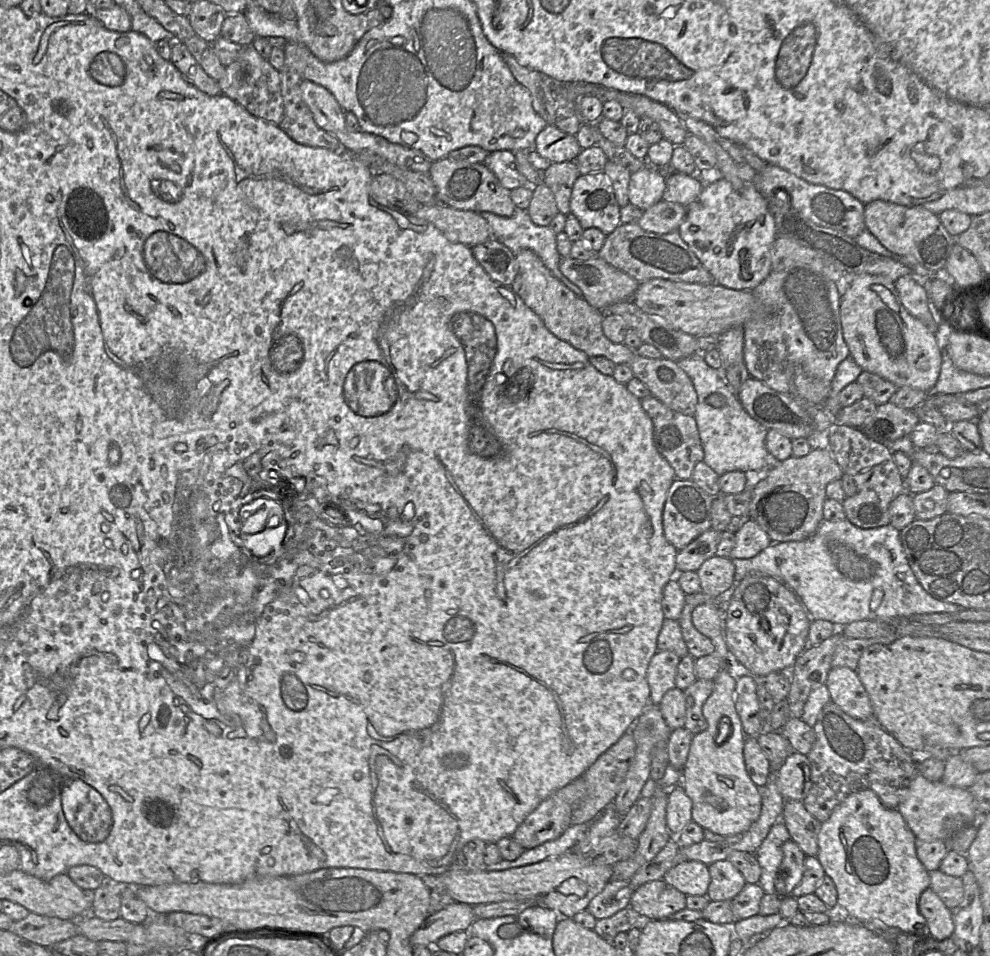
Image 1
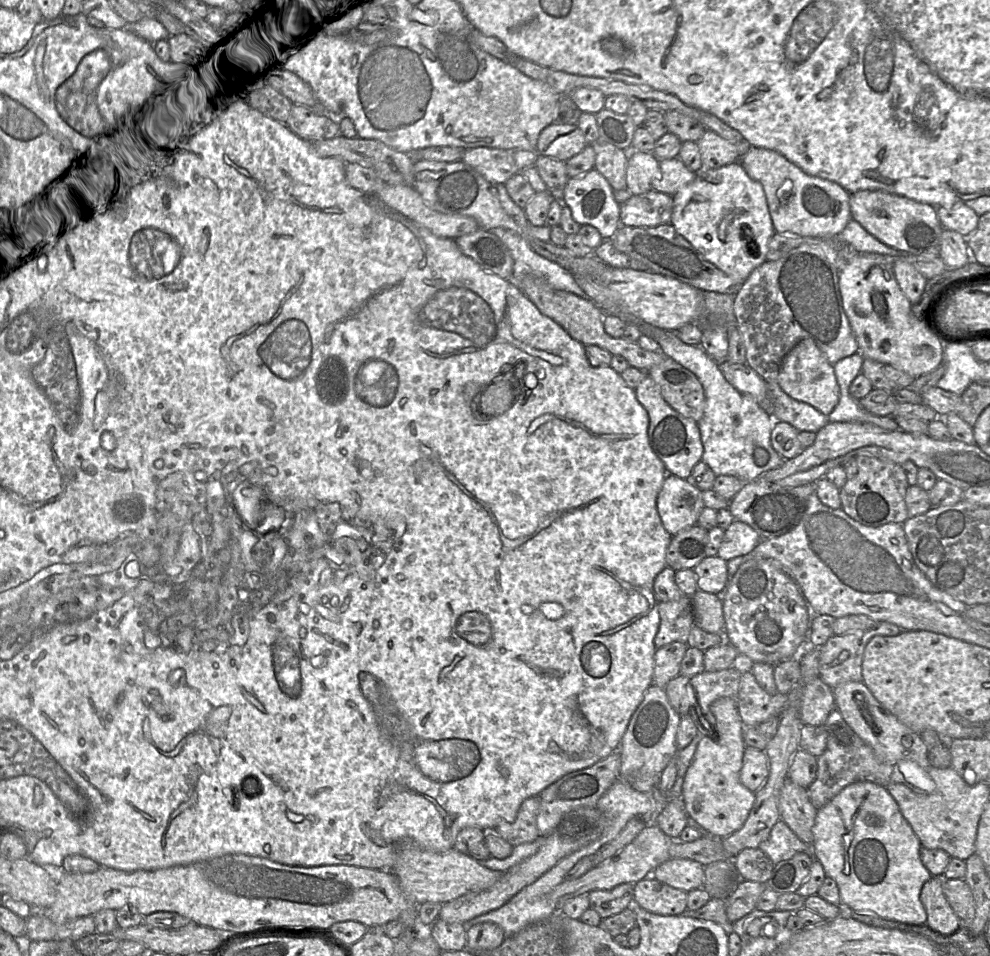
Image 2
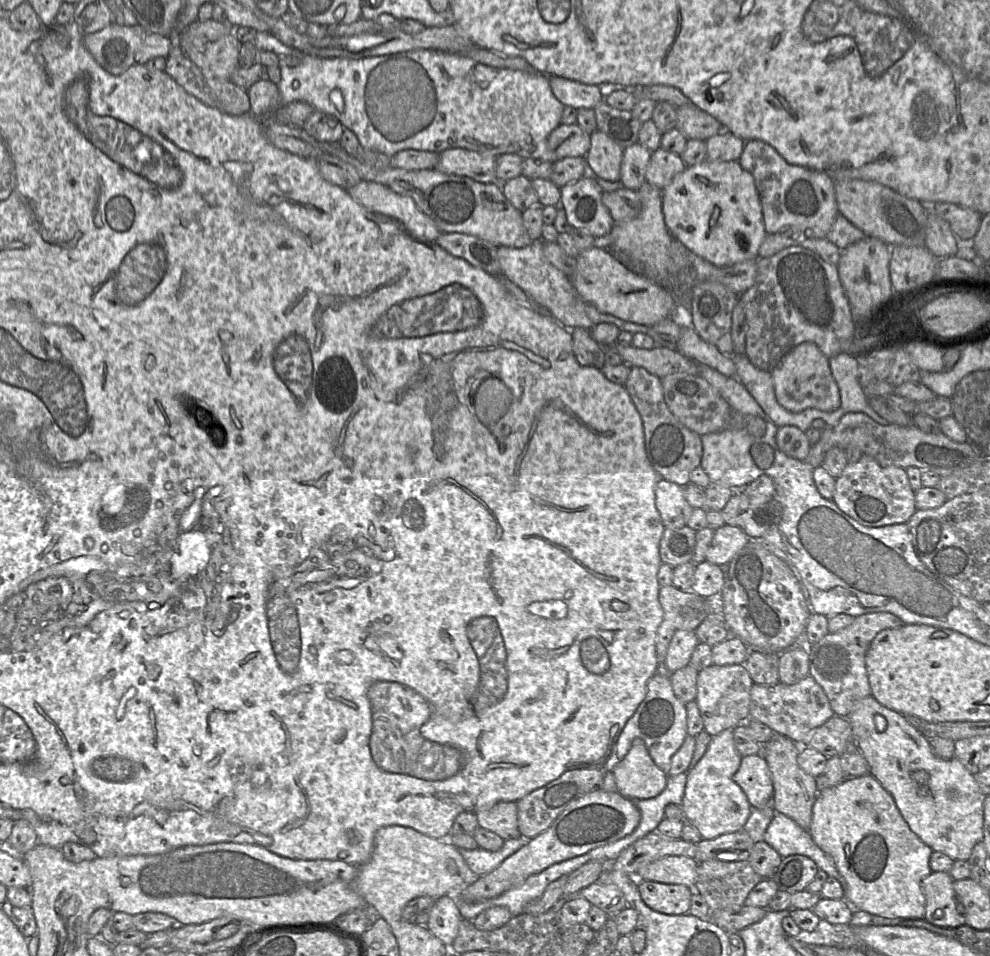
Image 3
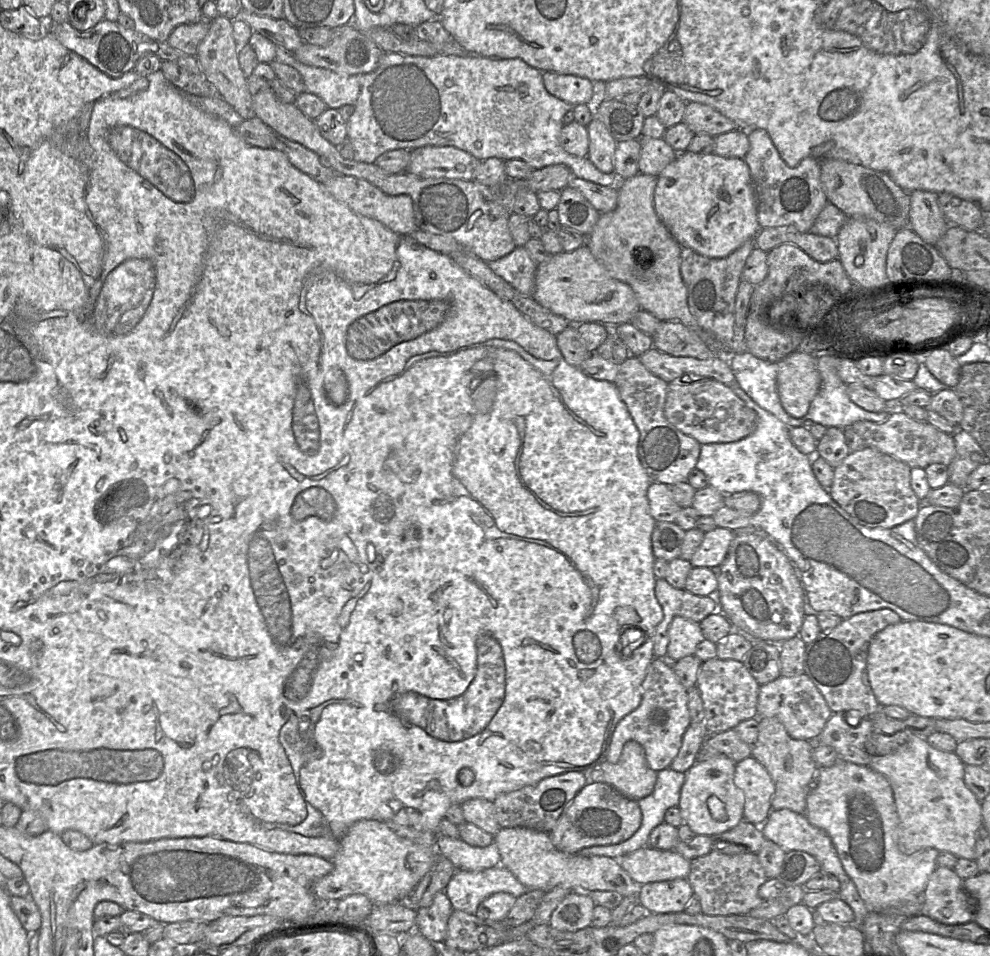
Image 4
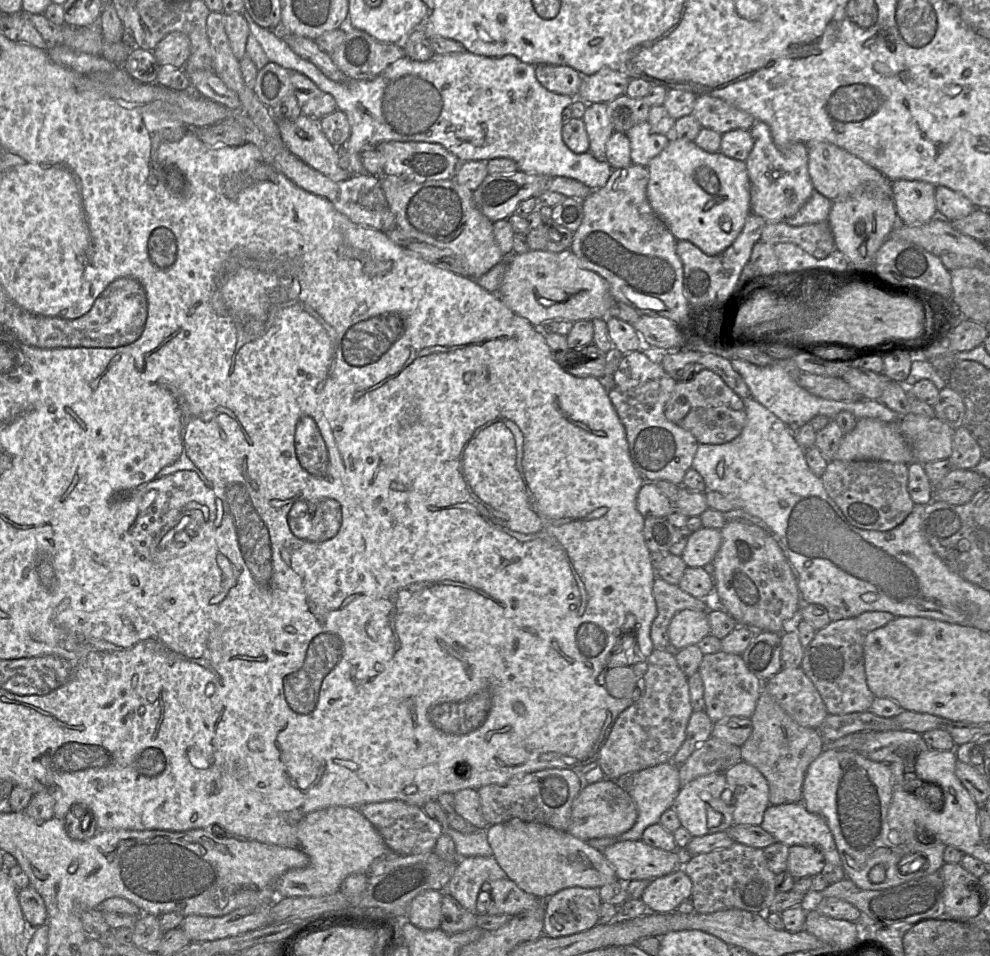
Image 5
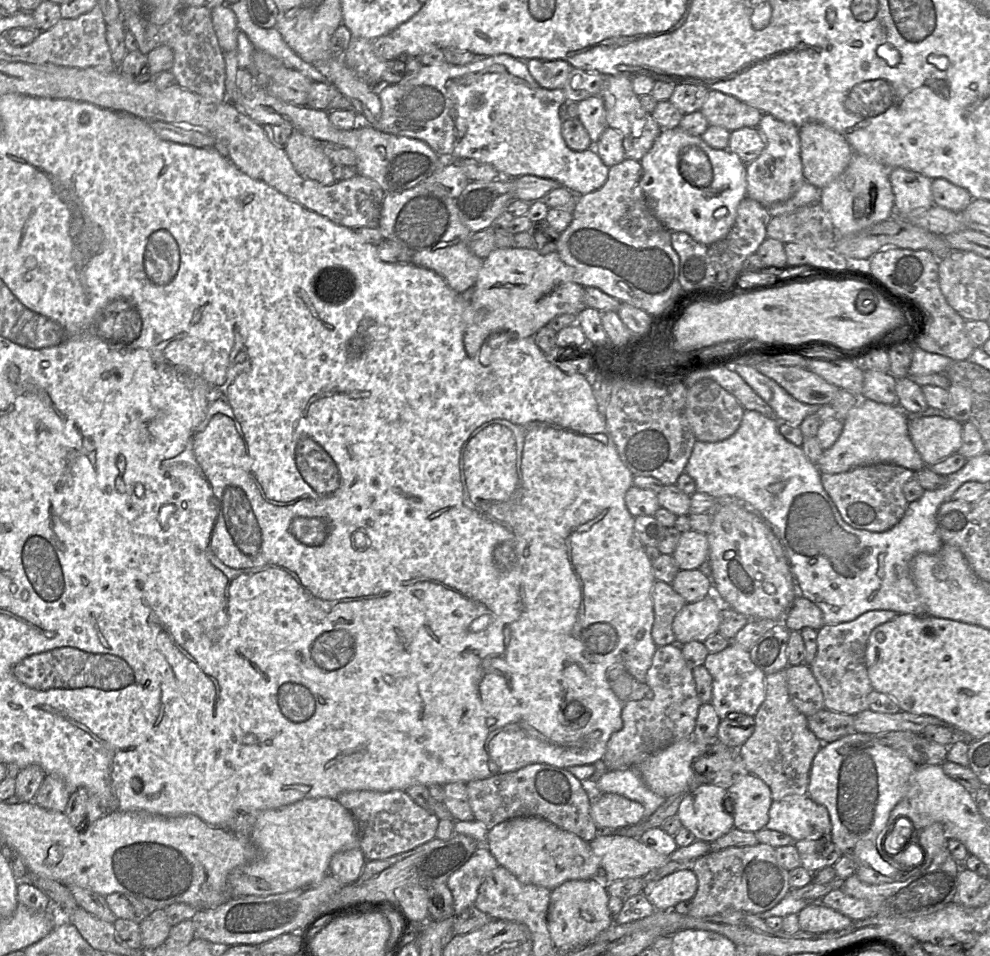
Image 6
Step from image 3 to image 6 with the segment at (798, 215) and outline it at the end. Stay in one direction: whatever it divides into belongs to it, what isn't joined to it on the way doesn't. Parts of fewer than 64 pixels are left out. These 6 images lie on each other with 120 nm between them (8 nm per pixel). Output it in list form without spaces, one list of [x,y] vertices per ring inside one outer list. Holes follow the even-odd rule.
[[[763,114],[758,129],[765,139],[765,148],[755,160],[746,164],[747,196],[767,207],[790,199],[806,180],[800,154],[799,128],[771,114]]]

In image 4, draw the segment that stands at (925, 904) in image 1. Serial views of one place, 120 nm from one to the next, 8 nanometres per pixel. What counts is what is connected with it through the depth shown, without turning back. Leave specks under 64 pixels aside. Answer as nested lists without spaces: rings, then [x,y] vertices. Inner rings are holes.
[[[937,866],[922,893],[923,912],[943,924],[964,924],[974,920],[974,907],[954,869]]]

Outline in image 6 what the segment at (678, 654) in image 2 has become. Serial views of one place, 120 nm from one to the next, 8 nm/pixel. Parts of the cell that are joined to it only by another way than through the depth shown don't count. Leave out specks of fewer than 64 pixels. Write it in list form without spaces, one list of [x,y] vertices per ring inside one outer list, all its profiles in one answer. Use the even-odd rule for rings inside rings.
[[[708,595],[702,600],[687,603],[673,620],[674,643],[704,642],[718,633],[721,606],[719,601]]]

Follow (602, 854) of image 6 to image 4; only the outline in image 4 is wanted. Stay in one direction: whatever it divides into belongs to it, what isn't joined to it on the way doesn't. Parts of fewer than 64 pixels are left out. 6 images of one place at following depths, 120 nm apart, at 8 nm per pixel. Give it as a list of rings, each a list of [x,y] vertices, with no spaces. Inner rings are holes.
[[[648,845],[615,860],[639,885],[684,879],[690,872],[689,859],[673,850],[660,850]]]

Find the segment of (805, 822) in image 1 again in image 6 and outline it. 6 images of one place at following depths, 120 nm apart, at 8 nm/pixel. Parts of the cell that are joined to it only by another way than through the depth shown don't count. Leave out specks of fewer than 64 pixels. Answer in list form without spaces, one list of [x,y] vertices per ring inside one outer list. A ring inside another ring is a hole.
[[[784,670],[766,675],[766,697],[754,719],[755,730],[753,734],[737,750],[743,769],[758,776],[769,786],[773,801],[781,800],[789,795],[808,794],[812,763],[823,743],[810,730],[808,717],[802,714],[793,704]]]

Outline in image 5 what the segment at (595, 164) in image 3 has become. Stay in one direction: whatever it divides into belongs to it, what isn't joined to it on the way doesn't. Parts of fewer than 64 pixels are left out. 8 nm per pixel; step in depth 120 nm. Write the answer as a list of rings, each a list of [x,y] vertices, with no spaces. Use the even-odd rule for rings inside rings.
[[[588,104],[582,120],[589,137],[589,152],[597,160],[606,161],[606,143],[614,132],[607,104]]]

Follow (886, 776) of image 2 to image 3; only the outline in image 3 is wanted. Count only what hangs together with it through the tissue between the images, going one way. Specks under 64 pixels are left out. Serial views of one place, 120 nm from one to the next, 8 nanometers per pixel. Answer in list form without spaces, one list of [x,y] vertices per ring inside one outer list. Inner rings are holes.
[[[858,749],[850,750],[828,758],[824,772],[816,777],[817,788],[822,791],[869,772],[869,764],[863,754]]]

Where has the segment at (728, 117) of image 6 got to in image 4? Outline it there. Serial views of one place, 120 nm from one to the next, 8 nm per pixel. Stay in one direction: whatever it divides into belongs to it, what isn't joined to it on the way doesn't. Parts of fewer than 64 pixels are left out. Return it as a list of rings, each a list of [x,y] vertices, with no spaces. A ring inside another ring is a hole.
[[[698,102],[687,103],[682,122],[695,134],[708,134],[712,137],[740,129],[734,121],[716,109]]]

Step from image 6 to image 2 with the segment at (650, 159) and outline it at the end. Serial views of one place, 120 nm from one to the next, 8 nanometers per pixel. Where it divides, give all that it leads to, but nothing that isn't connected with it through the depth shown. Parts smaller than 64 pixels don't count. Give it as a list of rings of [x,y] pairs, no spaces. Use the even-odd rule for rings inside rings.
[[[735,162],[718,169],[702,169],[696,178],[673,196],[670,224],[703,257],[726,273],[734,281],[743,283],[751,272],[767,261],[768,245],[775,234],[763,186],[752,179],[741,163]]]

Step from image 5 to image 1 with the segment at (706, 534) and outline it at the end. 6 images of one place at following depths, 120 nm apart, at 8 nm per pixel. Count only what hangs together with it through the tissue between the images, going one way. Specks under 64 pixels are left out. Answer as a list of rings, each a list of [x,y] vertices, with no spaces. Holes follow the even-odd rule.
[[[747,520],[735,532],[735,546],[730,553],[730,559],[752,558],[771,544],[768,534],[753,520]]]

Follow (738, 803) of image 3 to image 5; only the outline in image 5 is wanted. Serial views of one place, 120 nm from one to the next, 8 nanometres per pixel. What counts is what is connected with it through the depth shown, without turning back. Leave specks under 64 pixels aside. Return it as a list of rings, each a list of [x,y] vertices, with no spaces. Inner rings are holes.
[[[721,772],[699,776],[682,786],[673,806],[681,826],[687,829],[692,836],[704,836],[727,831],[734,825],[735,807],[724,803],[721,799],[721,794],[726,788],[726,777]]]

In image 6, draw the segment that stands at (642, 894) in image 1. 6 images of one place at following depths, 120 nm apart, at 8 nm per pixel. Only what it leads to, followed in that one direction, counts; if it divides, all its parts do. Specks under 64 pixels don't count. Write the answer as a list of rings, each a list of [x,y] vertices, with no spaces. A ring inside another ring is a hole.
[[[683,869],[646,883],[642,893],[656,910],[669,911],[682,901],[692,900],[697,888],[694,871]]]

